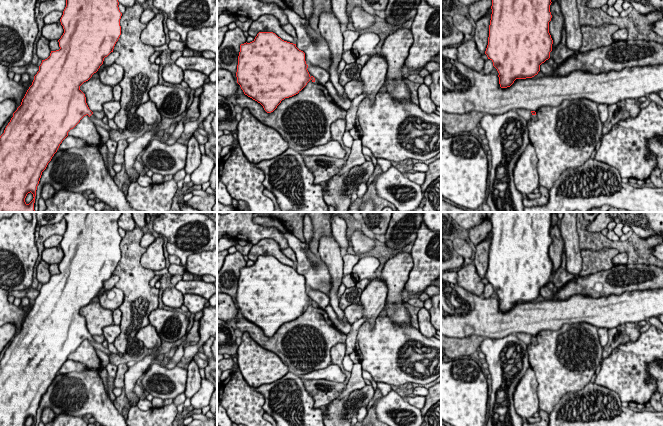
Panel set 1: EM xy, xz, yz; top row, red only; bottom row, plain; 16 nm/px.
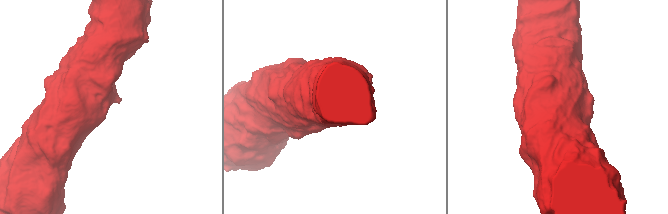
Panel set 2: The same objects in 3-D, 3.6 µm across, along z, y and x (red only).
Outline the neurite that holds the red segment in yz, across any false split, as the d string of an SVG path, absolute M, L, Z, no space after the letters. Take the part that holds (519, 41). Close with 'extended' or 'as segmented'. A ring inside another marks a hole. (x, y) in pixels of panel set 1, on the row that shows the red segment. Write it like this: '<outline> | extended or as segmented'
M492 0L488 45L485 51L499 75L501 88L510 87L516 79L532 78L540 71L540 65L550 58L553 40L549 33L551 0Z | as segmented

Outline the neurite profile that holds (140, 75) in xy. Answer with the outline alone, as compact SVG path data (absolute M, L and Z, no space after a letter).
M138 2L131 7L126 7L120 19L121 35L116 42L113 51L119 53L115 61L124 69L124 77L119 83L121 87L120 110L114 117L114 122L119 130L126 130L129 114L136 114L138 107L149 101L149 91L158 84L159 65L151 63L149 58L155 53L155 47L146 45L141 41L141 33L146 28L146 24L140 21L144 8Z

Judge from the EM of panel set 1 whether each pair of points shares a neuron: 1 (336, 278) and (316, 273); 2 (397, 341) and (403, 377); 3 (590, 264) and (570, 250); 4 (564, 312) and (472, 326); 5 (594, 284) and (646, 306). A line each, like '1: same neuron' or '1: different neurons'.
1: different neurons
2: same neuron
3: different neurons
4: same neuron
5: different neurons

